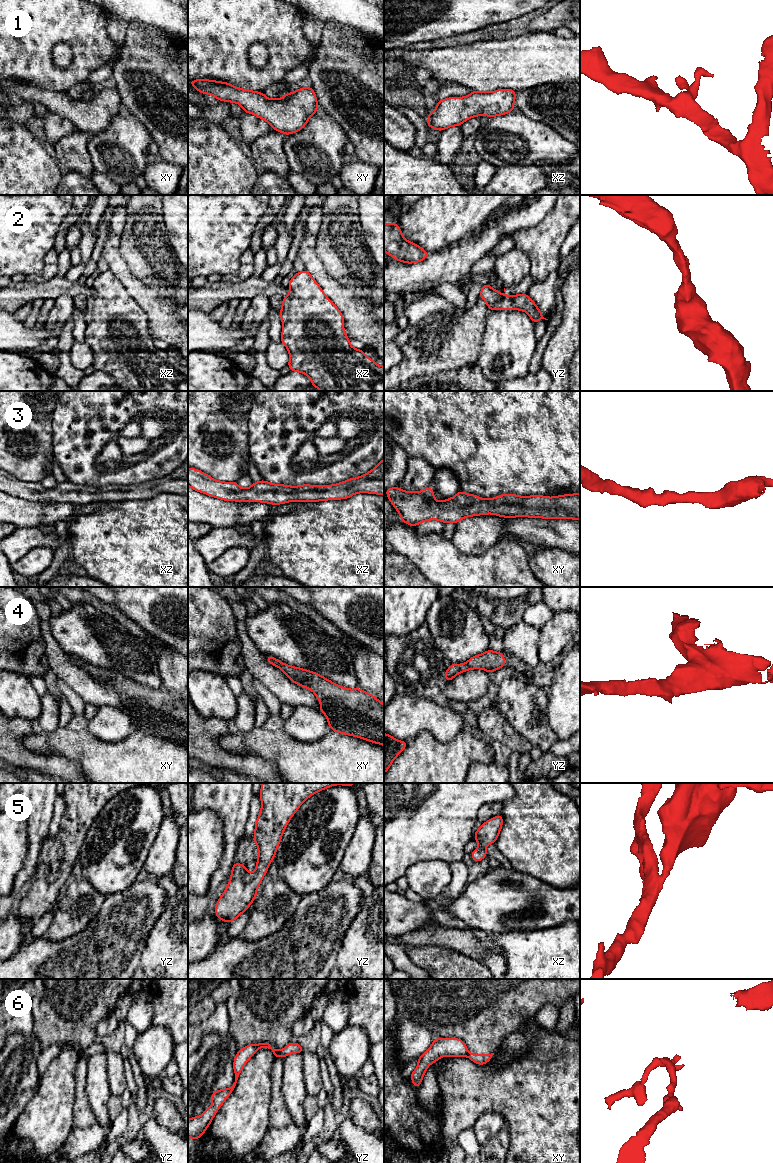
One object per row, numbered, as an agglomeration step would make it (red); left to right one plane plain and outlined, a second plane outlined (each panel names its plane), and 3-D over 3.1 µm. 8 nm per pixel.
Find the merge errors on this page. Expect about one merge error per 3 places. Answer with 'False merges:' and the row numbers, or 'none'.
False merges: 6

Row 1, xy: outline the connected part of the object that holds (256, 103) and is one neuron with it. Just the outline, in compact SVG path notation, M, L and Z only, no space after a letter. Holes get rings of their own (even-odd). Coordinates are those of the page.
M197 79L188 82L196 91L210 94L219 101L235 102L245 113L253 114L284 135L304 128L318 107L312 87L303 87L287 93L283 98L270 99L263 92L237 88L227 82Z

